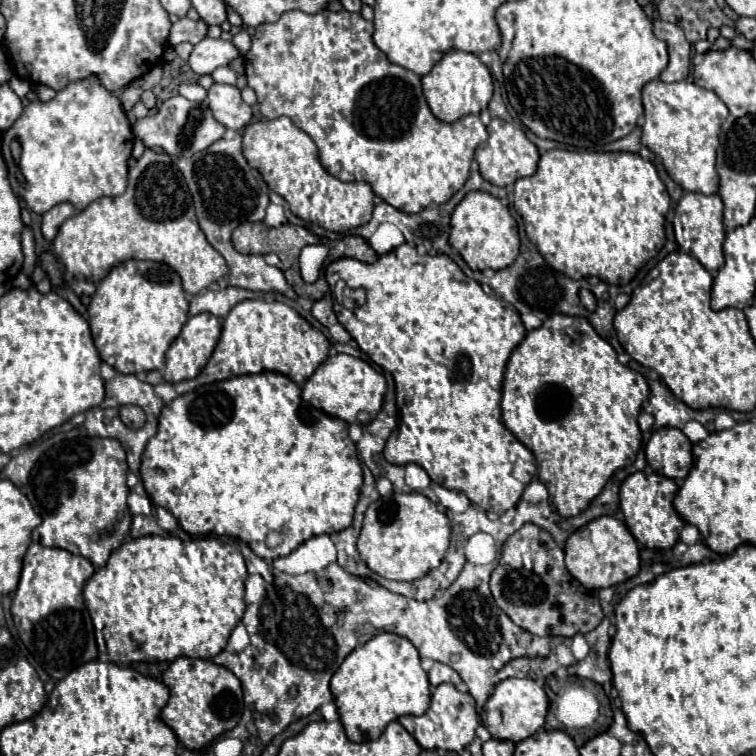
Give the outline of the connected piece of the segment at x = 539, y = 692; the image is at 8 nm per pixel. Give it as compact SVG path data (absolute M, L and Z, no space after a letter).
M507 678L497 684L495 692L485 704L485 712L499 710L503 722L499 726L487 726L493 738L497 740L509 740L509 742L521 742L529 736L533 736L543 724L545 724L545 714L549 708L549 698L543 690L543 682L531 678Z

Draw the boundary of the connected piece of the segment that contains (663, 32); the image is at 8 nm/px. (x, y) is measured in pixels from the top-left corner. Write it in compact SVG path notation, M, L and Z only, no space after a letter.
M665 20L653 21L653 32L657 38L667 42L669 64L661 72L663 82L685 80L691 66L691 44L687 42L683 30Z

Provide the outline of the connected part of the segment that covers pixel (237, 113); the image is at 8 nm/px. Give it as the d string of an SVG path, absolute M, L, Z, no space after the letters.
M213 84L209 88L209 108L217 122L231 130L241 130L251 120L251 106L243 102L241 92L235 86Z

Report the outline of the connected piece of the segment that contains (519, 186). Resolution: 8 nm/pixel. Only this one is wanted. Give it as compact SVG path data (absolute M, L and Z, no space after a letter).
M549 150L549 152L541 154L539 168L537 168L537 172L533 176L519 178L515 182L515 210L523 218L525 232L529 236L529 240L537 246L537 250L543 254L547 264L551 268L555 268L557 272L567 274L573 280L597 276L597 278L601 278L607 284L619 284L619 286L629 284L635 278L635 274L641 270L641 266L647 260L651 260L653 256L657 256L659 250L663 248L663 244L665 244L665 230L663 228L665 228L665 216L669 212L669 202L671 202L671 198L667 194L665 184L659 178L655 166L649 160L645 160L645 158L641 158L639 154L633 154L633 152L569 152L569 150Z

